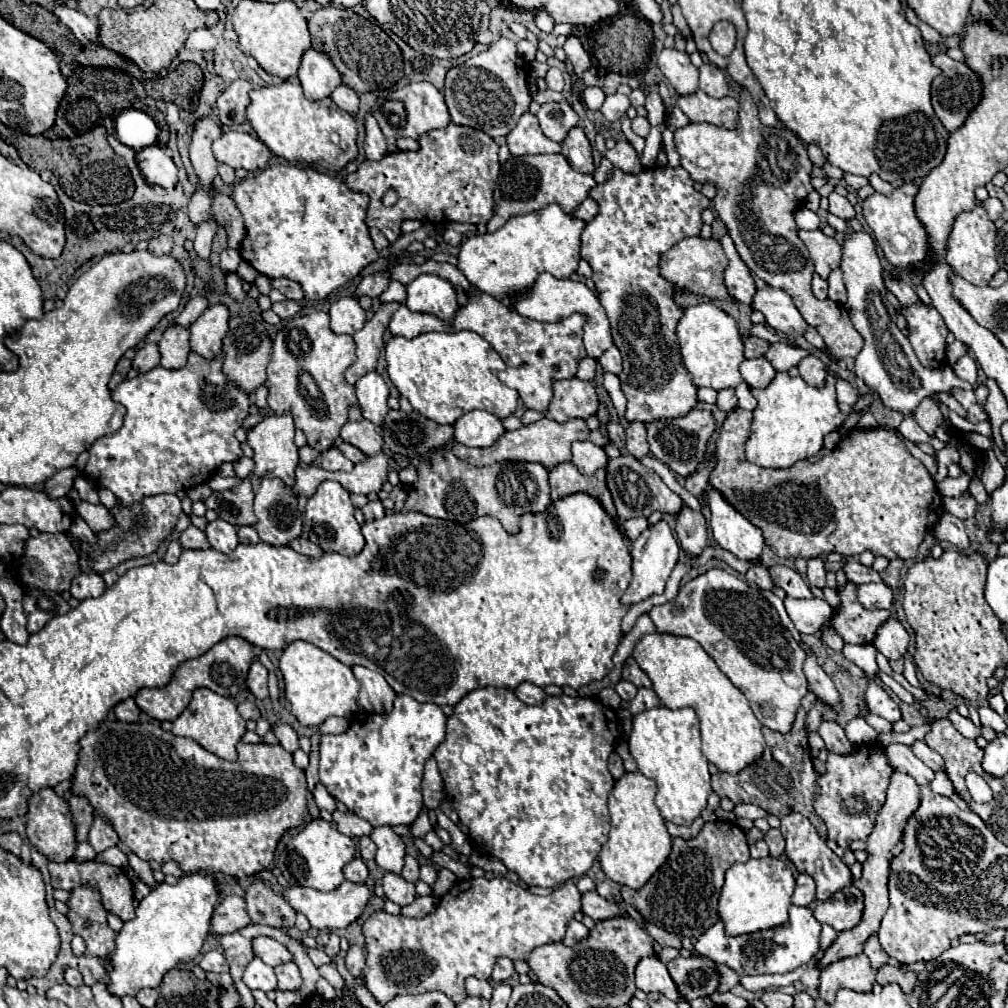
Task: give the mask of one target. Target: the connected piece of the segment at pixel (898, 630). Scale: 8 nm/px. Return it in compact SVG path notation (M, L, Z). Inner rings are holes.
M887 619L879 629L873 641L877 651L881 651L889 661L901 659L909 647L909 633L897 619Z

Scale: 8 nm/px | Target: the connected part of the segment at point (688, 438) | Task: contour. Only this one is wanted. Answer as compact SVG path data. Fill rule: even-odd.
M691 409L685 417L679 417L679 419L659 419L655 423L645 425L645 427L647 427L649 451L653 453L653 457L659 459L661 463L665 463L671 471L687 477L703 461L707 441L711 437L713 429L715 429L715 421L713 421L713 415L709 411Z

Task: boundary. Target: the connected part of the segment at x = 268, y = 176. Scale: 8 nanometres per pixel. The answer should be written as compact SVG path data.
M277 163L269 165L255 177L237 181L233 185L231 197L241 211L247 229L247 235L239 247L241 257L269 279L287 277L297 281L305 293L305 299L325 299L331 291L359 275L365 265L379 257L365 225L365 209L369 197L349 191L345 181L337 177L319 173L315 169Z

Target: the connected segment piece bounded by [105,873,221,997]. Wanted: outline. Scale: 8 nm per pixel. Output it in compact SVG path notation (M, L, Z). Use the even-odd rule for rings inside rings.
M193 873L179 879L177 885L157 885L135 909L135 921L125 923L115 937L115 951L109 955L113 971L105 979L109 993L135 997L145 987L157 989L169 969L193 961L209 935L211 915L219 901L217 881L211 875Z

